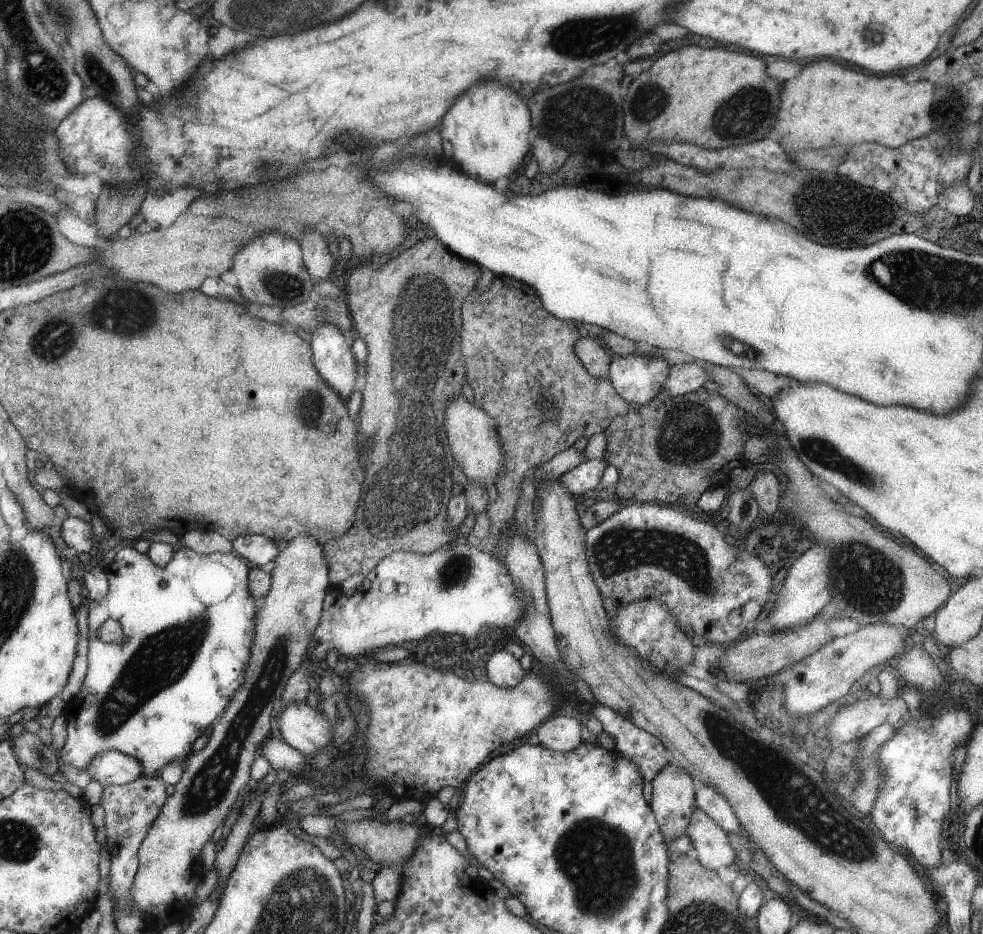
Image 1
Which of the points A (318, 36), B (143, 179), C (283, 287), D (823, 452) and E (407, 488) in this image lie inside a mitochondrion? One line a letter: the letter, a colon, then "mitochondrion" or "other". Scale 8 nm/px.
A: mitochondrion
B: other
C: mitochondrion
D: mitochondrion
E: mitochondrion

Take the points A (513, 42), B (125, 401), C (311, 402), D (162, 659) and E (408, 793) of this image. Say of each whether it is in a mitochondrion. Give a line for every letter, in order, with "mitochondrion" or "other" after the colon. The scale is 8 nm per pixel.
A: other
B: other
C: mitochondrion
D: mitochondrion
E: other

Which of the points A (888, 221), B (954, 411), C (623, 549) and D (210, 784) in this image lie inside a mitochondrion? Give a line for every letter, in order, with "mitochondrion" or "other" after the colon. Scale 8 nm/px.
A: other
B: other
C: mitochondrion
D: mitochondrion

